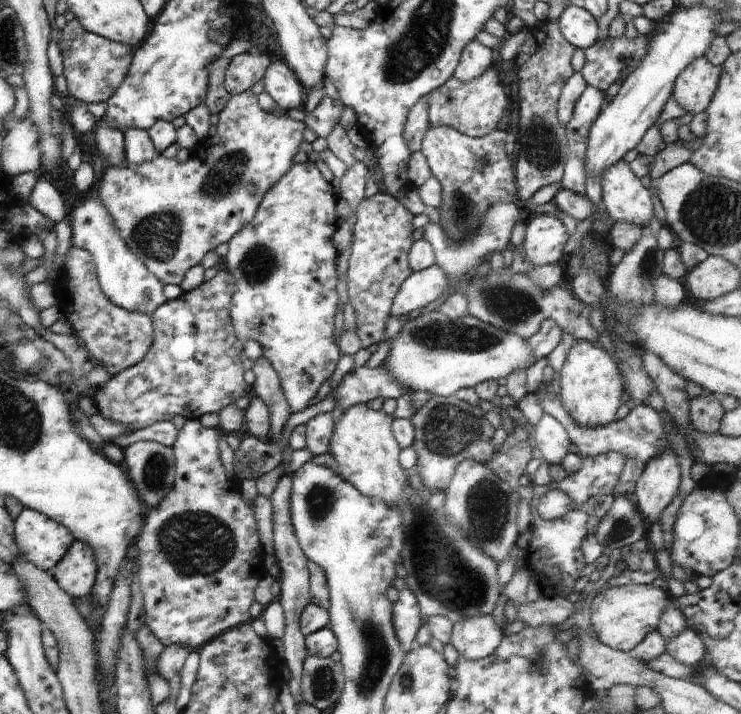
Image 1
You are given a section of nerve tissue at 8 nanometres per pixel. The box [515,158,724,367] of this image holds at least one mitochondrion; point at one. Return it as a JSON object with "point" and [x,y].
{"point":[648,264]}

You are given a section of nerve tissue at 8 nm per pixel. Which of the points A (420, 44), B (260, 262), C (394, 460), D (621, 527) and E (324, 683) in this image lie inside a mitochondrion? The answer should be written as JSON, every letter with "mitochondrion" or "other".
{"A":"mitochondrion","B":"mitochondrion","C":"other","D":"mitochondrion","E":"mitochondrion"}

